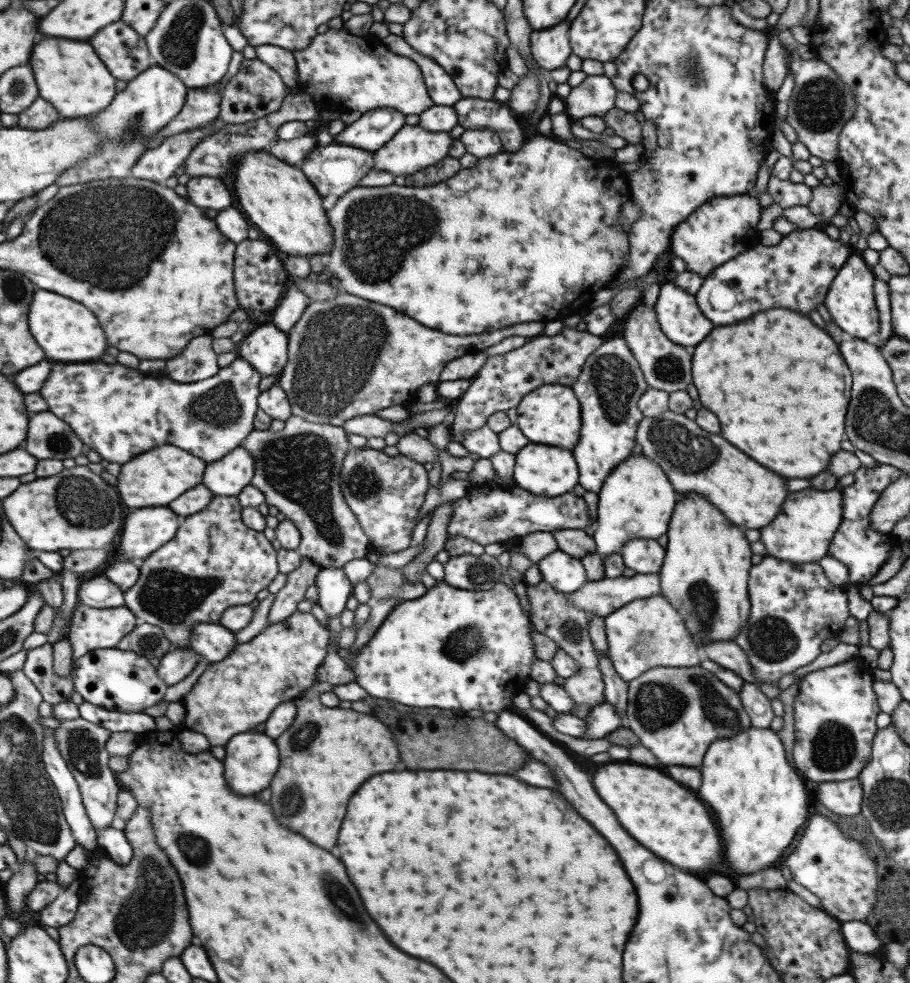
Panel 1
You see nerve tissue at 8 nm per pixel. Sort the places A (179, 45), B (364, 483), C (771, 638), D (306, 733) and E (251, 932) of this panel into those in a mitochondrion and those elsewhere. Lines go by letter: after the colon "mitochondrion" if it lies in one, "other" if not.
A: mitochondrion
B: mitochondrion
C: mitochondrion
D: mitochondrion
E: other

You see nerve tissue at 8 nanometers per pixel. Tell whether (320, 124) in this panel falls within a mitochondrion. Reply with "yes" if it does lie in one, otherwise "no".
no

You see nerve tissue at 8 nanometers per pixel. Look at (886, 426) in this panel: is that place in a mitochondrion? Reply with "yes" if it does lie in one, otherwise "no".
yes

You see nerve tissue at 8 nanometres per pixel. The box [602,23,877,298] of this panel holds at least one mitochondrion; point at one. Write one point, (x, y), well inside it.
(821, 105)

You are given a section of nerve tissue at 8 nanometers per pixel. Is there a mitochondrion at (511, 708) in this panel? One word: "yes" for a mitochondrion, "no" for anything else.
no

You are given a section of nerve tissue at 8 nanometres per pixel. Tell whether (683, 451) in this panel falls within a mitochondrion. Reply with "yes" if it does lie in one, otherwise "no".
yes

